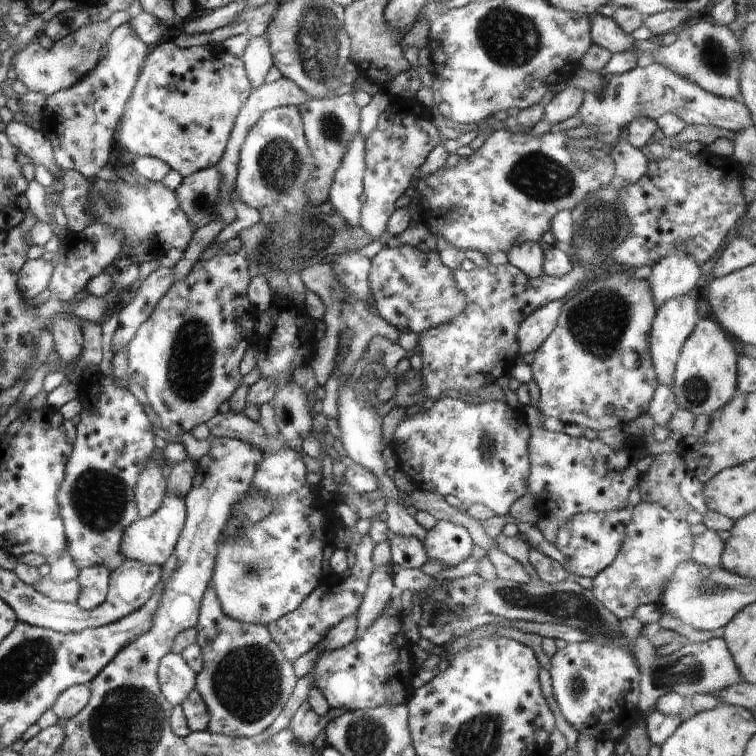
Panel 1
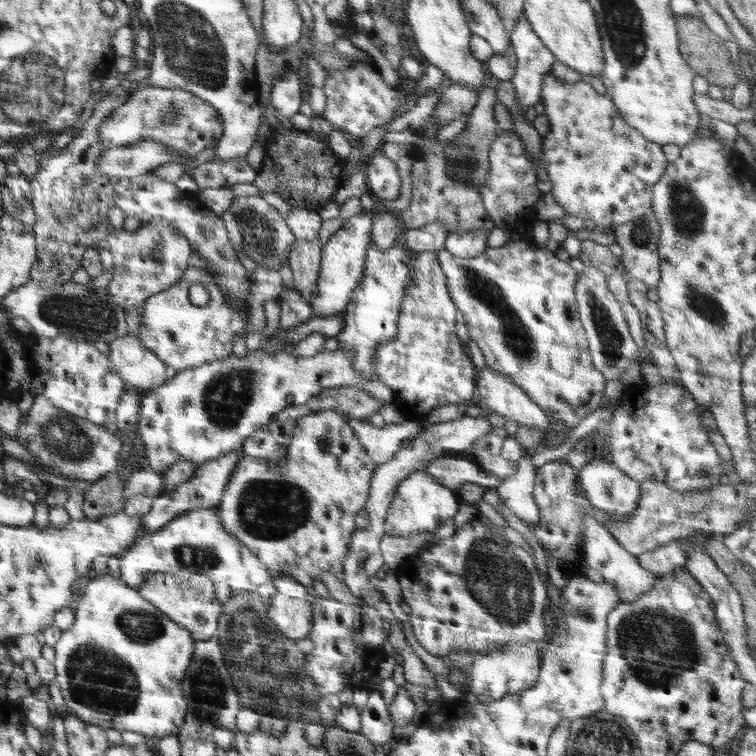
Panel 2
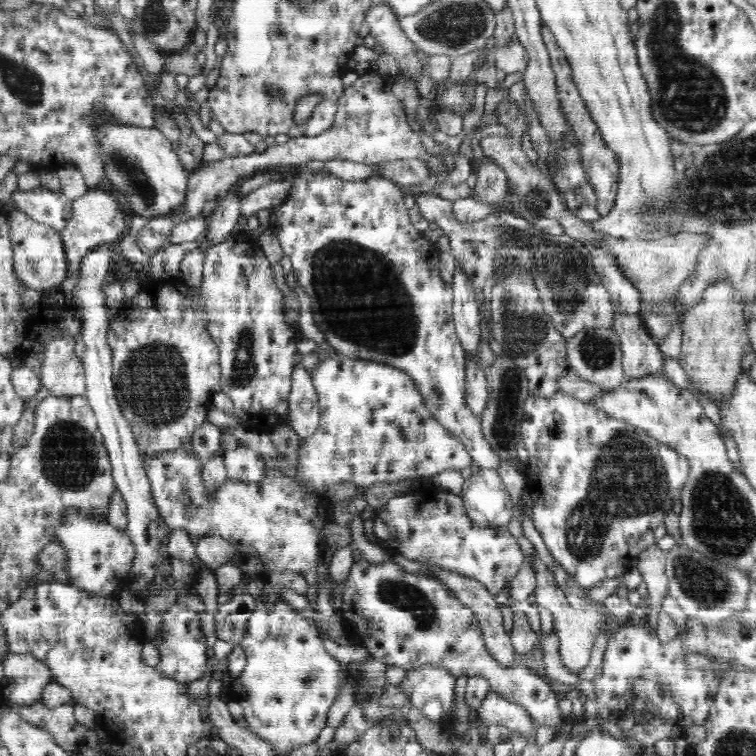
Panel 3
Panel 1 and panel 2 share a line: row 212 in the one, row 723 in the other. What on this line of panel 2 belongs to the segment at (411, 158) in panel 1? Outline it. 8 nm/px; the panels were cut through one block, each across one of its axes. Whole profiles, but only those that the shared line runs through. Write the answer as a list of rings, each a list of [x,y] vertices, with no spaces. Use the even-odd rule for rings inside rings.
[[[370,691],[368,702],[360,708],[361,729],[363,734],[377,748],[399,736],[398,730],[390,720],[388,706],[380,691]]]

